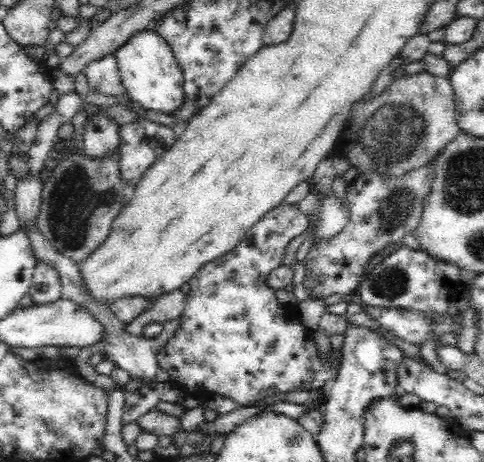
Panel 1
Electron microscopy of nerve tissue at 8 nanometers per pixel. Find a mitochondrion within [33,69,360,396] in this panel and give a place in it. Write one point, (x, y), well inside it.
(75, 196)

